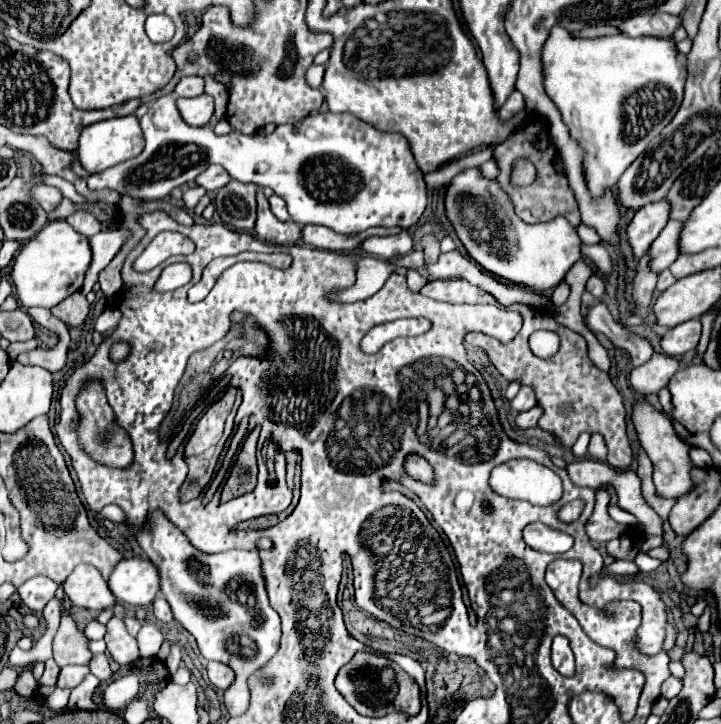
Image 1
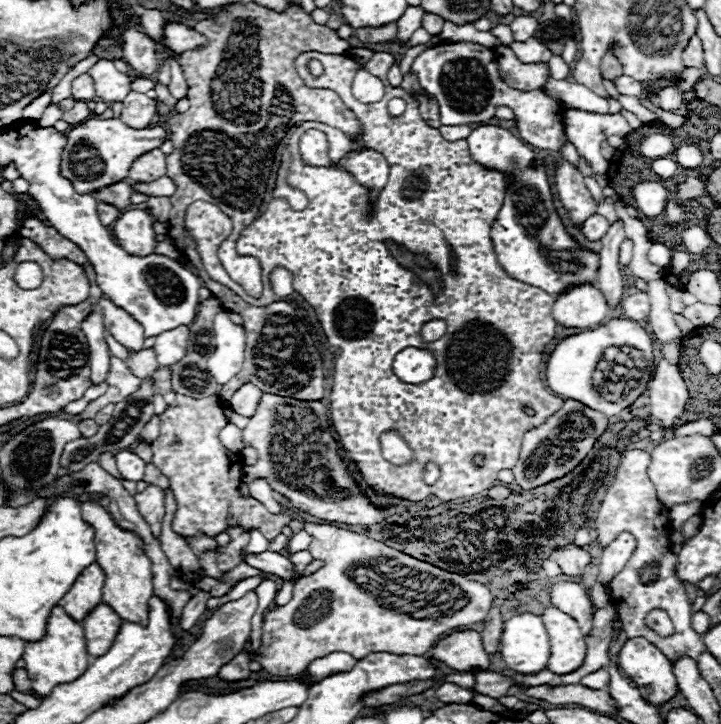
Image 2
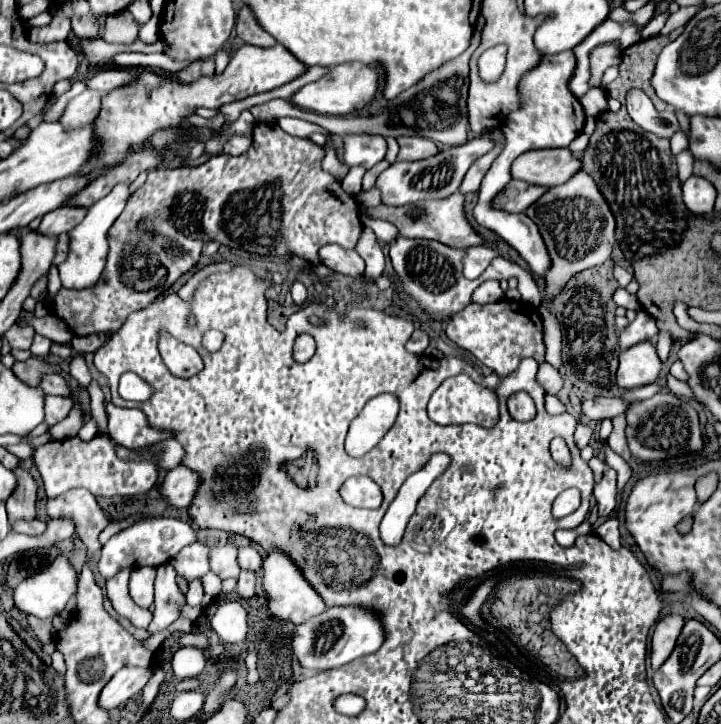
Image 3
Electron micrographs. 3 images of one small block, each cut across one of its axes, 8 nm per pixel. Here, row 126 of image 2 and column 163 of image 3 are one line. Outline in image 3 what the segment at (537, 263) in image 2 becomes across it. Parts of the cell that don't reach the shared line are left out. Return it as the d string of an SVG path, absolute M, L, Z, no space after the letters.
M176 466L164 474L158 492L168 506L182 510L190 506L198 490L198 484L200 484L200 476L196 472L184 466Z

